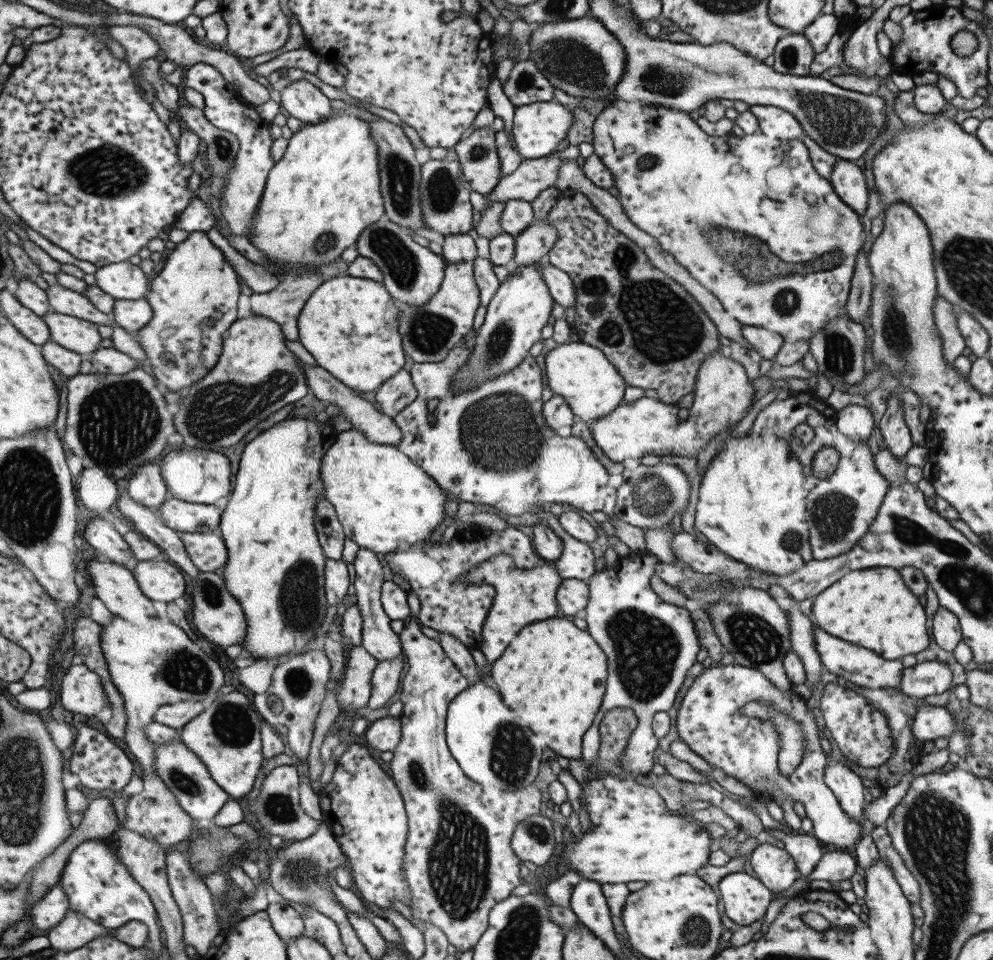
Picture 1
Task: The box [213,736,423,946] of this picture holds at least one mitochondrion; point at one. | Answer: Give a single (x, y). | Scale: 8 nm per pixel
(301, 872)

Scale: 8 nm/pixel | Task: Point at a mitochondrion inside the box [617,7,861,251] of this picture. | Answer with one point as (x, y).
(660, 78)

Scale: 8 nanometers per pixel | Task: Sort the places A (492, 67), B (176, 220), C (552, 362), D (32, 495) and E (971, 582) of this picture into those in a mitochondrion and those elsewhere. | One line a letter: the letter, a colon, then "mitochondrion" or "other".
A: other
B: other
C: other
D: mitochondrion
E: mitochondrion

